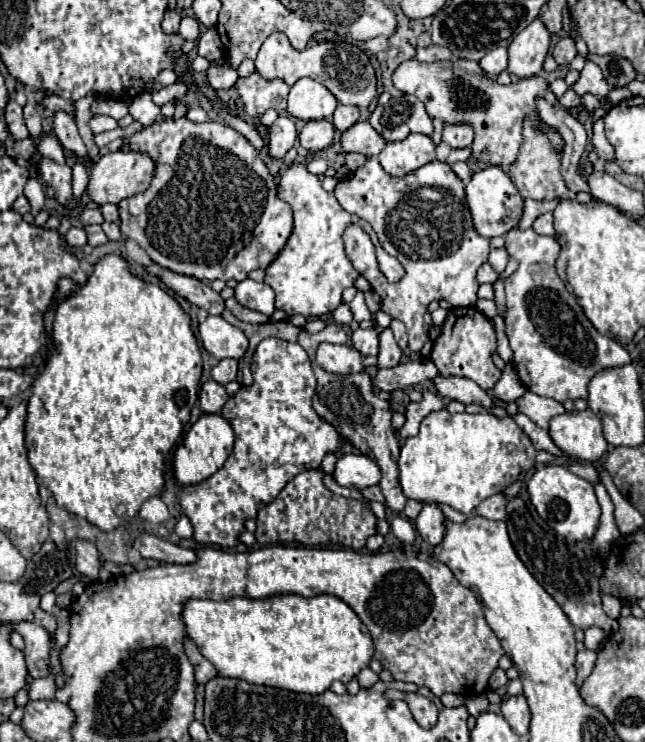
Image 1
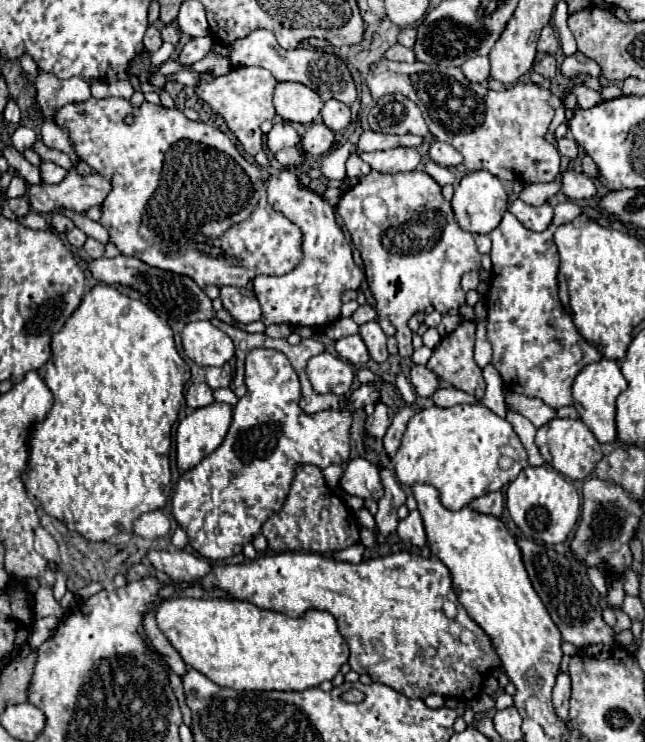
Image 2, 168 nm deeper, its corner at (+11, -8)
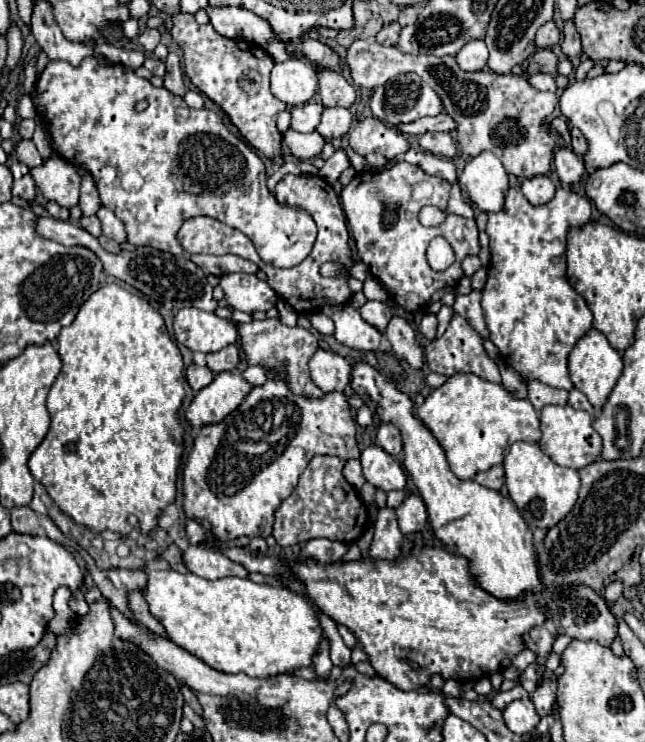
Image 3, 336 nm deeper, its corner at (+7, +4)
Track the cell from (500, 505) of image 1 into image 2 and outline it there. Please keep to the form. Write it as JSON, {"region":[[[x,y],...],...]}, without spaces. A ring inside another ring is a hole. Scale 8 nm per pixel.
{"region":[[[489,492],[485,496],[479,496],[475,498],[469,506],[475,508],[477,512],[483,512],[483,514],[491,514],[491,516],[501,516],[501,510],[503,510],[503,494],[501,492]]]}

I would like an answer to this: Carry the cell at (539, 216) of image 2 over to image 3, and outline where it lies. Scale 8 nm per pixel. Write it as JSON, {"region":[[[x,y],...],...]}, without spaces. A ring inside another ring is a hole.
{"region":[[[533,176],[523,180],[521,192],[533,206],[543,206],[555,196],[555,184],[547,176]]]}

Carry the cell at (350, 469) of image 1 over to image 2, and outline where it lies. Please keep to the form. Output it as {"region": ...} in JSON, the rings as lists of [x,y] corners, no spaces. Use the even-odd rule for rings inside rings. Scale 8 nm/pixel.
{"region":[[[365,458],[349,460],[345,464],[345,474],[341,478],[341,488],[351,496],[379,500],[383,496],[379,466],[365,460]]]}

